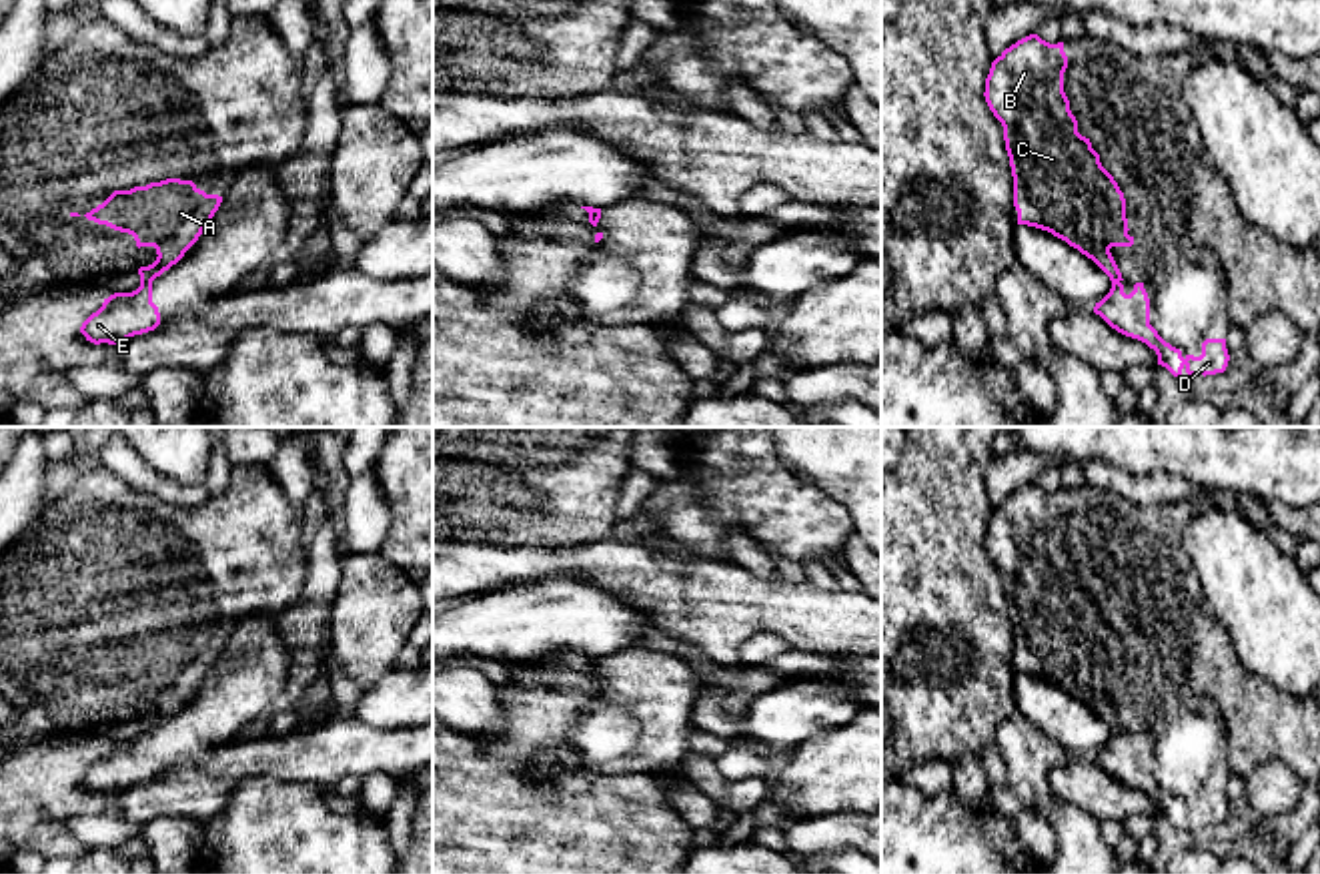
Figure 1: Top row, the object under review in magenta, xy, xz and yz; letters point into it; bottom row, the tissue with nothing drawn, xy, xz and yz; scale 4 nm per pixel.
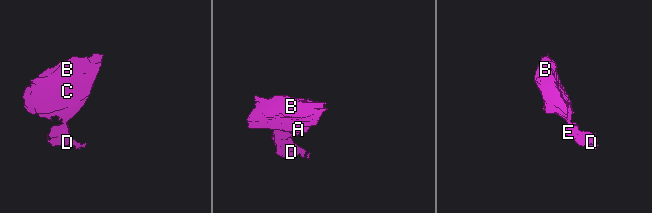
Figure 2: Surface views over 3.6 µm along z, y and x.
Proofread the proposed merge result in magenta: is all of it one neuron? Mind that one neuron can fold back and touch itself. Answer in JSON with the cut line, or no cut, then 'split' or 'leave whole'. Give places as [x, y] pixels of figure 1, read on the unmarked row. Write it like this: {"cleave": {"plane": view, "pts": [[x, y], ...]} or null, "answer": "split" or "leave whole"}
{"cleave": {"plane": "xy", "pts": [[151, 730], [141, 734]]}, "answer": "split"}

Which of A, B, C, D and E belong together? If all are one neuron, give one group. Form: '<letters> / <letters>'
A B C / D E

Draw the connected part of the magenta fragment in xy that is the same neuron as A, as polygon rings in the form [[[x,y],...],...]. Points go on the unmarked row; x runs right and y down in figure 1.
[[[166,627],[130,639],[114,639],[84,666],[132,684],[138,698],[156,698],[156,710],[138,718],[140,734],[146,734],[184,706],[220,651],[222,645],[206,643],[192,629]]]

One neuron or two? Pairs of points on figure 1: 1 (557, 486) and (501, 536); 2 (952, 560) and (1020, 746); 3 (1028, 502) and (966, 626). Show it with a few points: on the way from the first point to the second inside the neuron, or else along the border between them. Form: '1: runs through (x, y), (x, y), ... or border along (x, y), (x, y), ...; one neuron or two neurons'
1: runs through (529, 486), (495, 486), (477, 504), (477, 512); one neuron
2: border along (1016, 710), (998, 728), (992, 742); two neurons
3: border along (988, 522), (984, 550), (1002, 576), (1008, 614); two neurons

